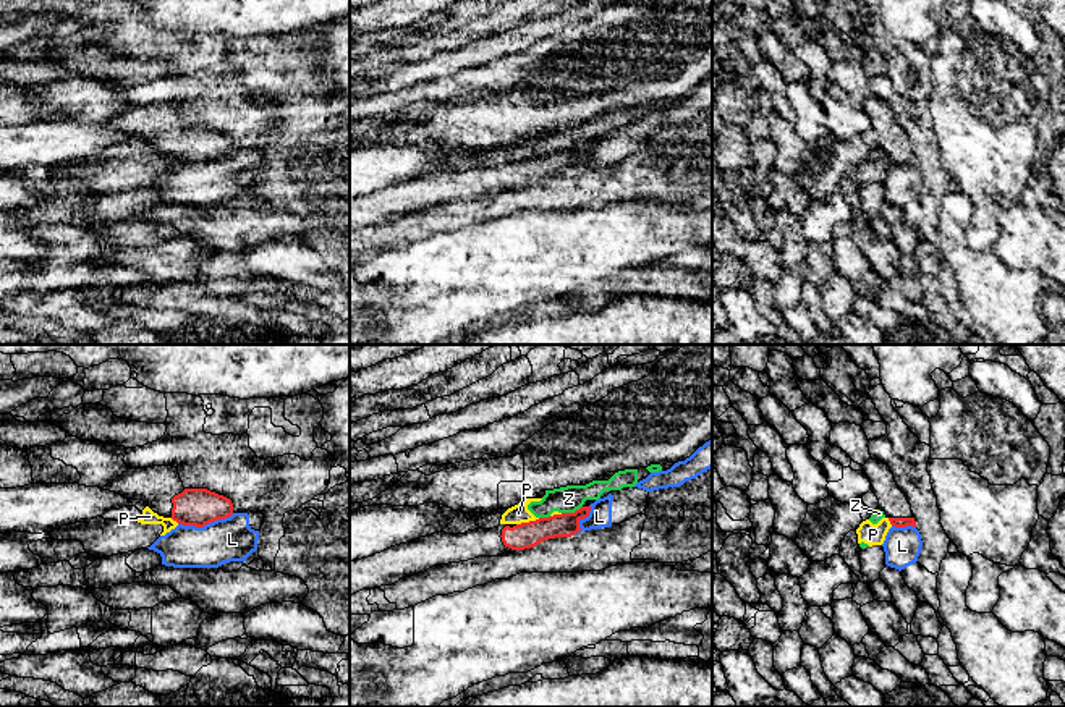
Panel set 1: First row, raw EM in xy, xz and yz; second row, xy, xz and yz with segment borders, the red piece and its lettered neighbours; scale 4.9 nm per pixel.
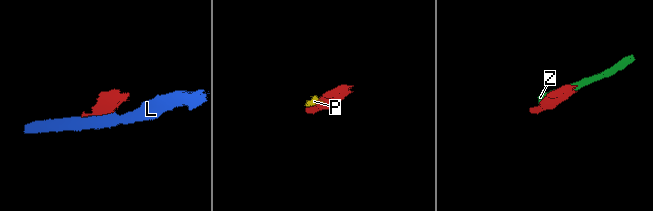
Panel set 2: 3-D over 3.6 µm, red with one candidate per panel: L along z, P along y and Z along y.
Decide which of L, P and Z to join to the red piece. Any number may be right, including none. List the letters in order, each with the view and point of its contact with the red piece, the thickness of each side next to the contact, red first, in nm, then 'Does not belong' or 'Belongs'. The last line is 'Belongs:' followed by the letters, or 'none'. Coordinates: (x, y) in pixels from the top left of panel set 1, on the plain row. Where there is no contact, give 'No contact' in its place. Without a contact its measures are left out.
L: Touches red at xy (206, 160). Thickness 190 nm (red) against 220 nm. Does not belong
P: Touches red at xz (530, 159). Thickness 130 nm (red) against 90 nm. Does not belong
Z: Touches red at xz (572, 151). Thickness 130 nm (red) against 130 nm. Does not belong
Belongs: none

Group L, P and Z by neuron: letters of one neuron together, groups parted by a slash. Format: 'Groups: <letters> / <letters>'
Groups: L / P Z

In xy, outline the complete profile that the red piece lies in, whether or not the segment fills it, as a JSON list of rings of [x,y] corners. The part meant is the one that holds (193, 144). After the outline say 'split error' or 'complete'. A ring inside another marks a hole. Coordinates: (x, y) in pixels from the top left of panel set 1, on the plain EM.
[[[172,104],[128,107],[104,128],[128,136],[141,150],[149,144],[183,163],[204,165],[233,152],[230,136],[207,126],[185,126],[178,107]]] | split error

